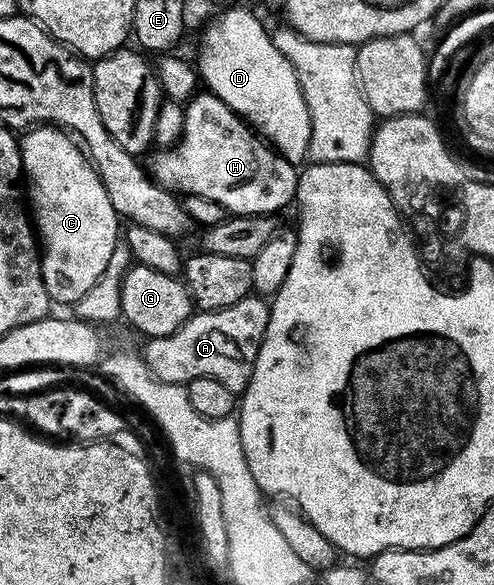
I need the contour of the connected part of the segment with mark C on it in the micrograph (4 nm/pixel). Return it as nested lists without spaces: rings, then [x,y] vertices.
[[[33,126],[19,137],[18,143],[25,174],[26,194],[41,245],[43,282],[46,284],[48,297],[55,305],[75,305],[106,270],[112,250],[120,240],[117,228],[120,217],[114,210],[113,203],[106,194],[105,184],[101,182],[100,175],[91,164],[85,149],[64,129],[55,126]]]

